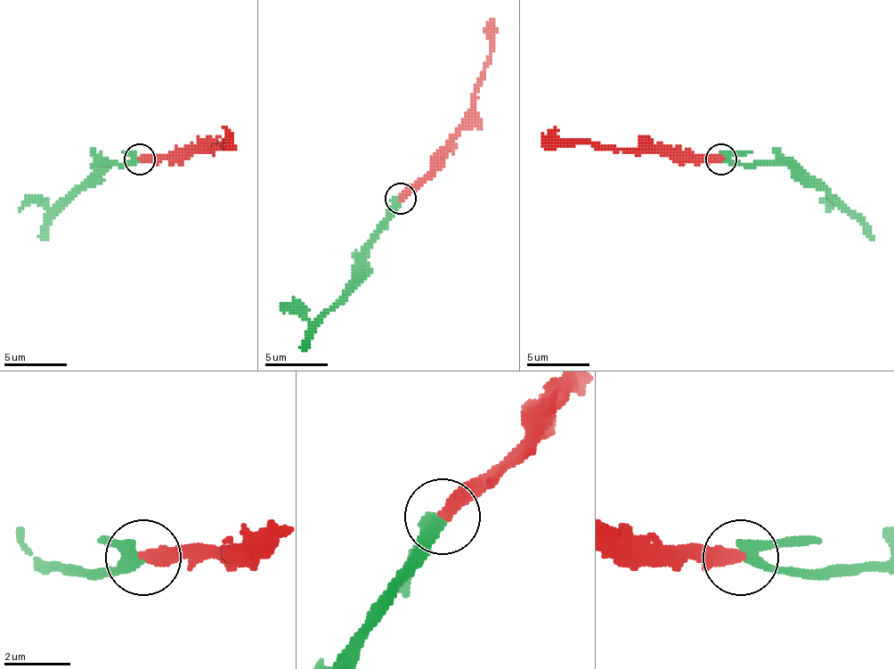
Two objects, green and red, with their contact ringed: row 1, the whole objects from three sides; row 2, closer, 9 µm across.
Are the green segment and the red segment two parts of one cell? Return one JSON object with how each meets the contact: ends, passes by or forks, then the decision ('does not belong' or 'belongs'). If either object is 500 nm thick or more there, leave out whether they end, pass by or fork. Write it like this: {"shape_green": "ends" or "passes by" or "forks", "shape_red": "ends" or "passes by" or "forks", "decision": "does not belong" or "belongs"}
{"shape_green": "passes by", "shape_red": "ends", "decision": "belongs"}

